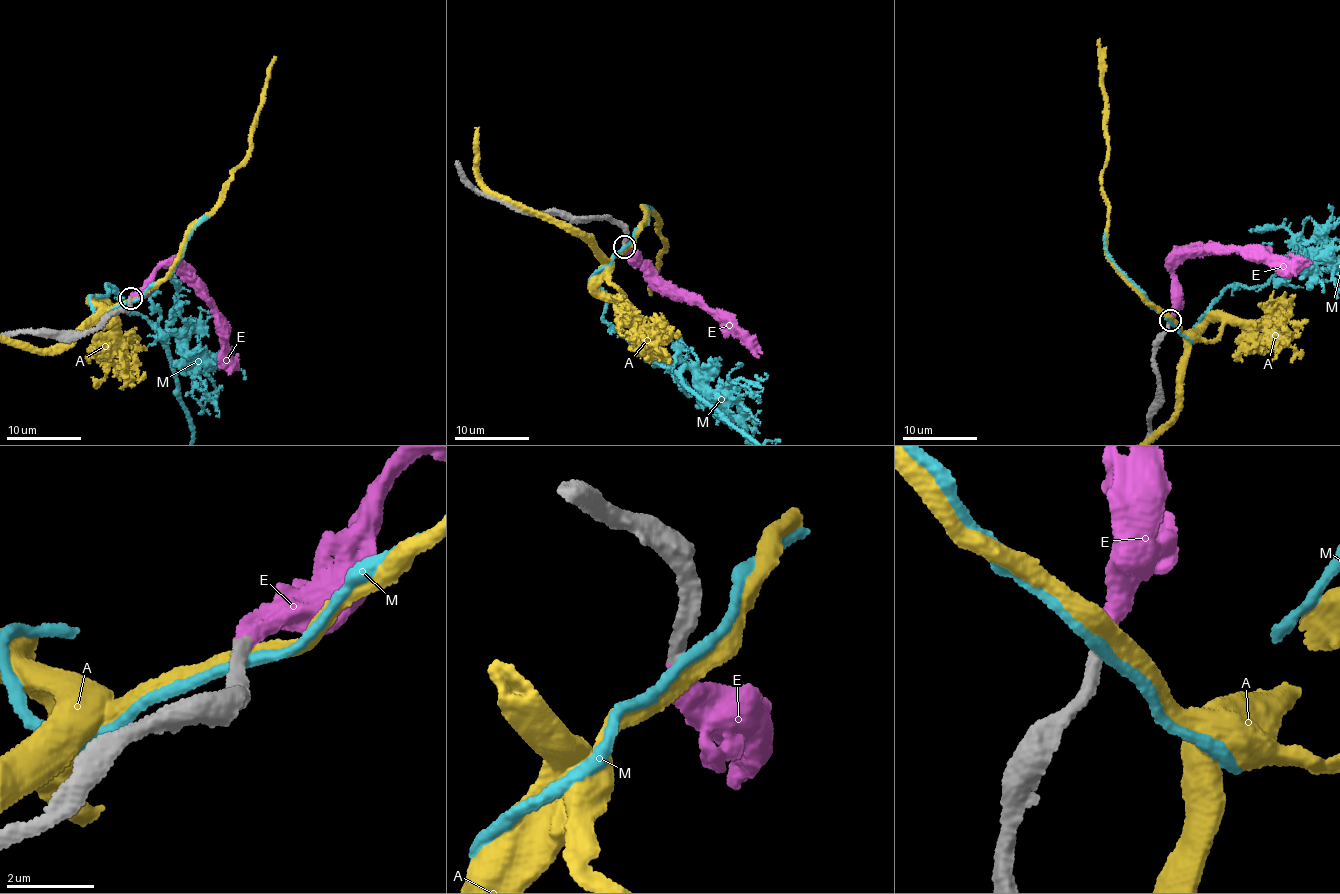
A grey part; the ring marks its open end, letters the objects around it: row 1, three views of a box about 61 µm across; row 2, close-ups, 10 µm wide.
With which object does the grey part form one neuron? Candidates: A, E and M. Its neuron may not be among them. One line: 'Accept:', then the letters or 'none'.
Accept: E

